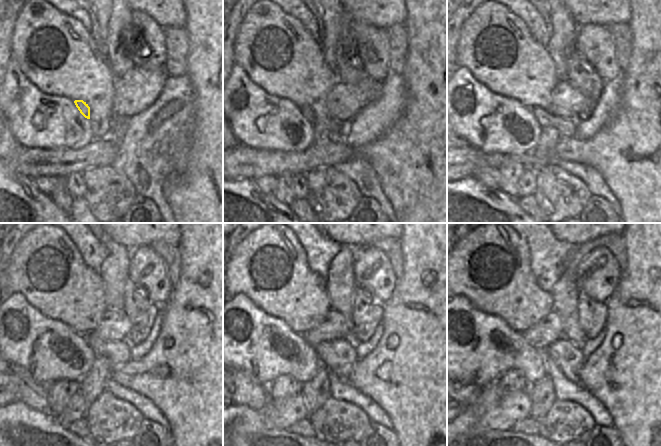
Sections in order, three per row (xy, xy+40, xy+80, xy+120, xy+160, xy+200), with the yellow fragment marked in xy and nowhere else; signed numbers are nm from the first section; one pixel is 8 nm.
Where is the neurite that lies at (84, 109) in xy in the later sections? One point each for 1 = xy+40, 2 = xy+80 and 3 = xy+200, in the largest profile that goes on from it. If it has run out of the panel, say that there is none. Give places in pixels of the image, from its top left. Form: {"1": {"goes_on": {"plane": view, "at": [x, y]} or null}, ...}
{"1": {"goes_on": {"plane": "xy+40", "at": [306, 110]}}, "2": {"goes_on": {"plane": "xy+80", "at": [566, 127]}}, "3": {"goes_on": {"plane": "xy+200", "at": [569, 358]}}}

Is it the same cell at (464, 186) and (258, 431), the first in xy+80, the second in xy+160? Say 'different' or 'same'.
same

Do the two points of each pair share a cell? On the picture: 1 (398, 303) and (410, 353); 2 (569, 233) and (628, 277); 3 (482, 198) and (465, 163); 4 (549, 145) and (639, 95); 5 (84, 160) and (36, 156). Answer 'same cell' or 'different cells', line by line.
1: same cell
2: different cells
3: different cells
4: different cells
5: same cell

